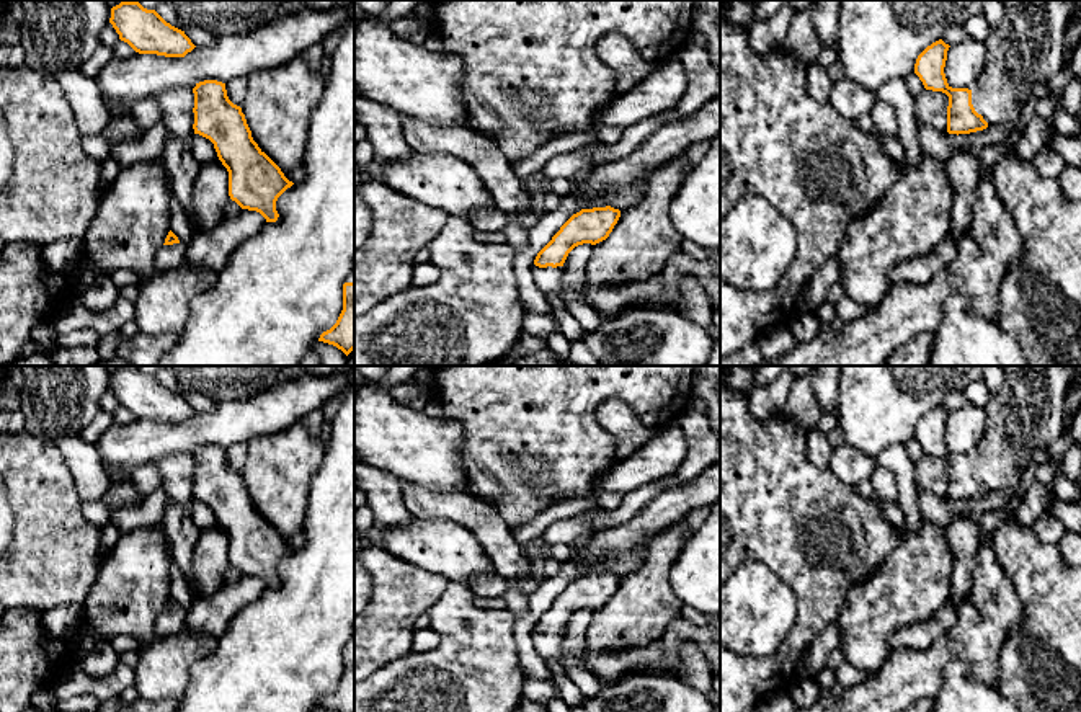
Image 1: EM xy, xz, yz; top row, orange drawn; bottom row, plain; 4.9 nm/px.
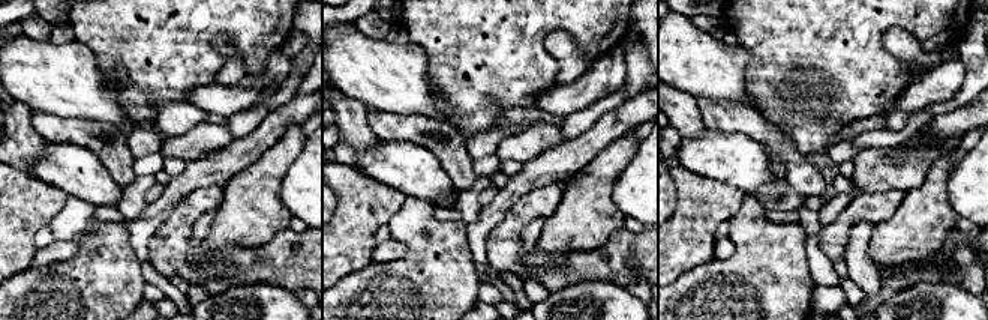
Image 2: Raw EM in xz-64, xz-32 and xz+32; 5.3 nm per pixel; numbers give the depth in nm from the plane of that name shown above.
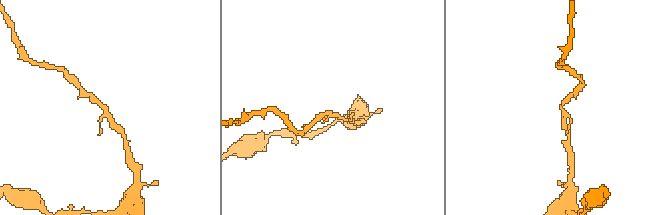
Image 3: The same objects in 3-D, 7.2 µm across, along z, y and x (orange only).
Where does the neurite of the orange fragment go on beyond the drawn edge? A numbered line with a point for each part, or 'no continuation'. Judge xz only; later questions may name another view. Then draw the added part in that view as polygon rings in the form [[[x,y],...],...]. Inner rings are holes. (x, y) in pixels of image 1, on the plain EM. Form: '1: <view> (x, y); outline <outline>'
1: xz (549, 645); outline [[[532,632],[532,643],[537,653],[545,660],[558,660],[562,661],[563,655],[563,632],[547,632],[547,634],[539,634]]]

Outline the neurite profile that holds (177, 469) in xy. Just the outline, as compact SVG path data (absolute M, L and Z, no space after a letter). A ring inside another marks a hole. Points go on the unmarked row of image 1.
M171 452L152 462L162 475L168 501L189 506L194 501L194 459L186 452Z

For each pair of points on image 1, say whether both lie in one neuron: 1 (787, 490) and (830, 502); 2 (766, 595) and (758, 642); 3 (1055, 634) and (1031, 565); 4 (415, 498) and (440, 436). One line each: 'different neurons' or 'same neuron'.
1: same neuron
2: same neuron
3: same neuron
4: different neurons

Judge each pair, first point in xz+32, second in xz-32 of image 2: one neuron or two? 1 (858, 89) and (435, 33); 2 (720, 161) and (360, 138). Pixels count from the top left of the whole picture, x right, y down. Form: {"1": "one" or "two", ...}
{"1": "one", "2": "two"}

